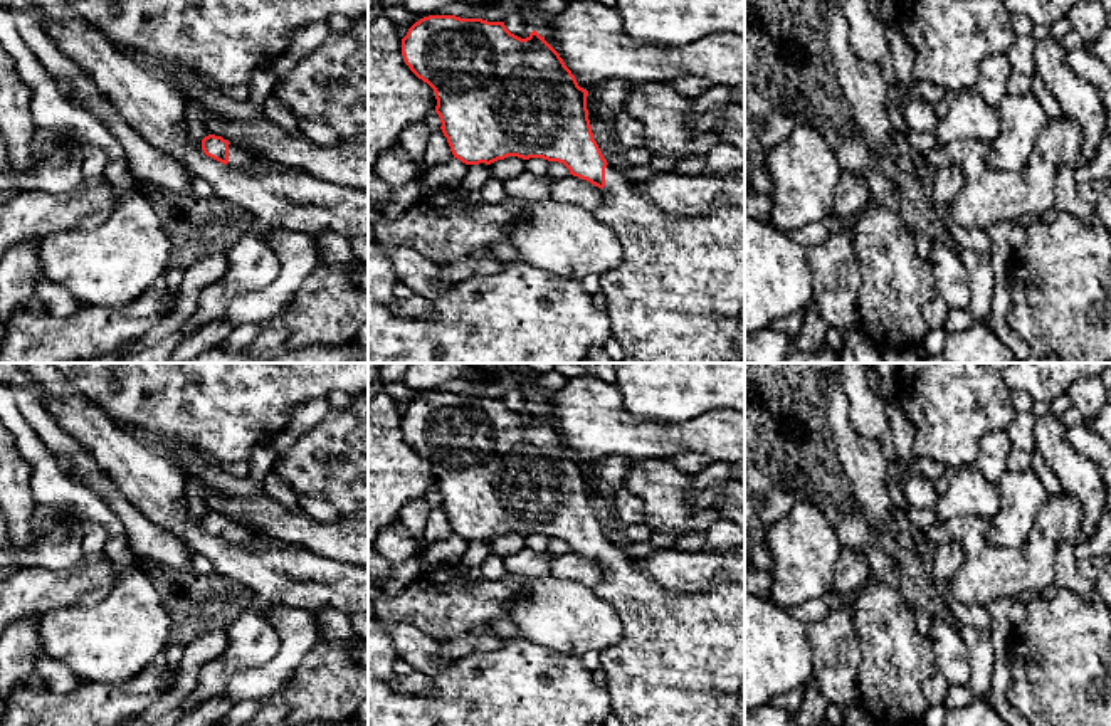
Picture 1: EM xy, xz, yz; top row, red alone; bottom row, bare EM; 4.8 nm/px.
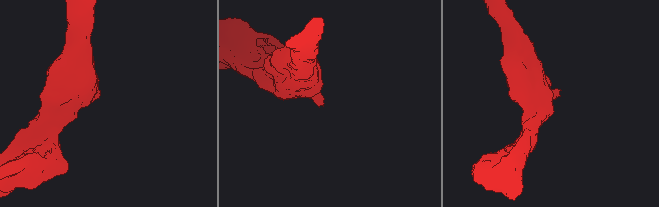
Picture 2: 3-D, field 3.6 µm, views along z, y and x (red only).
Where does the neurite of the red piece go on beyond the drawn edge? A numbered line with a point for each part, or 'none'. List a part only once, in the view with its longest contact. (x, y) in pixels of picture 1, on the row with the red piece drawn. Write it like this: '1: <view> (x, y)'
1: xz (678, 294)

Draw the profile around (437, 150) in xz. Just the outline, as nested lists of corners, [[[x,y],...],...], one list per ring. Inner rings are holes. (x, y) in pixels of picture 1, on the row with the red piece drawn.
[[[442,129],[434,131],[425,146],[425,155],[424,155],[425,168],[447,163],[452,158],[454,155]]]

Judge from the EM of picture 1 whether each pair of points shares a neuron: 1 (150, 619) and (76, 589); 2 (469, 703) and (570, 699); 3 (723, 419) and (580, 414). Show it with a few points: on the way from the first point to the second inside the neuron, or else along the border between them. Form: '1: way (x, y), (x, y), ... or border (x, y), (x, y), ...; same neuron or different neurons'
1: border (115, 563), (116, 582), (103, 599), (63, 607); different neurons
2: way (494, 703), (540, 703), (545, 699); same neuron
3: way (688, 436), (627, 436), (616, 431); same neuron

